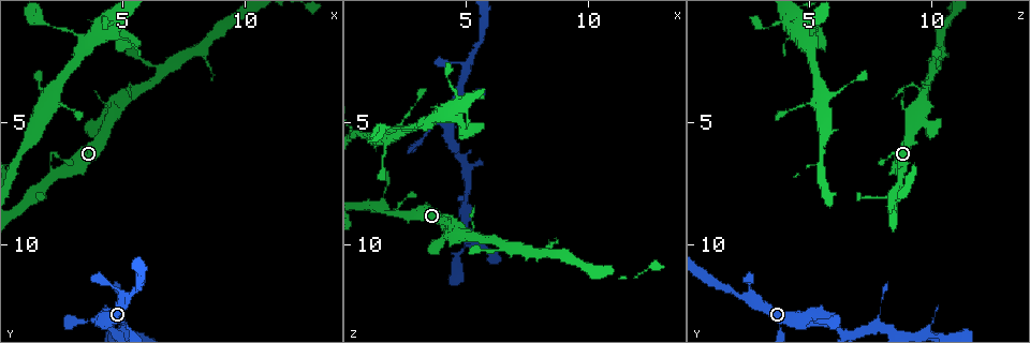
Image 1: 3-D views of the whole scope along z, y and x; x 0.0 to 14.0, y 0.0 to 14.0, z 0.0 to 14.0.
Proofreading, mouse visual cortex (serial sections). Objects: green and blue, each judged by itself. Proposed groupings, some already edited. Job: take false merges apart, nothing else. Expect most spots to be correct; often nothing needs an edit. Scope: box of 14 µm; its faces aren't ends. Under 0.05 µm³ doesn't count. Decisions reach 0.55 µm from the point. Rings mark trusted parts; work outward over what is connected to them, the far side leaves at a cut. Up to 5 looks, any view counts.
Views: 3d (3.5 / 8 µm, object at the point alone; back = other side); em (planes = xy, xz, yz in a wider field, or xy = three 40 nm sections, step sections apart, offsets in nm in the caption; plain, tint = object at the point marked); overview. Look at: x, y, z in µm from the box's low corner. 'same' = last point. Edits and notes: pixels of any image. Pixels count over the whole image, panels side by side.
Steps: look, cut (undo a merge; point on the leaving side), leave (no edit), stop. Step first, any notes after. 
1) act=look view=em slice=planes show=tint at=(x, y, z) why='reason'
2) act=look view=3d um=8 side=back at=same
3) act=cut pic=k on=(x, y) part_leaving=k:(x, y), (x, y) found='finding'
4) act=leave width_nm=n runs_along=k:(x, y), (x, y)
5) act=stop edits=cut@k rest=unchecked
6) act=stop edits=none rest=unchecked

act=look view=3d um=3.5 at=(1.6, 7.9, 8.5)

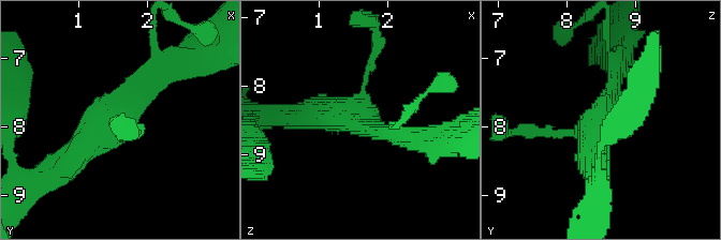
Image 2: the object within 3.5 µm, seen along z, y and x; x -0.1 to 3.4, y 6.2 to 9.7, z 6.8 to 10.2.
act=look view=em slice=xy step=5 show=tint at=(1.55, 7.85, 8.45)

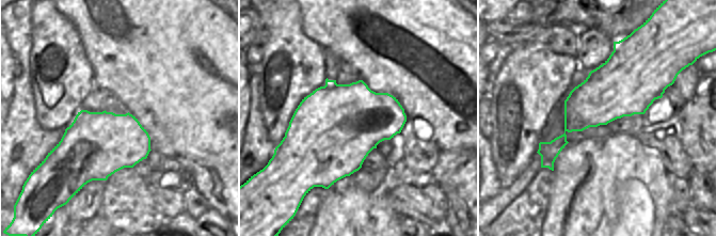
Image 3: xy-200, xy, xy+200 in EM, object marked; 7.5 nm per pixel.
act=leave width_nm=650 runs_along=2:(166, 66), (64, 165) found='continuous, no second cell'

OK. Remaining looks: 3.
act=look view=3d um=8 at=(5.0, 13.3, 7.6) why='calibre changes'

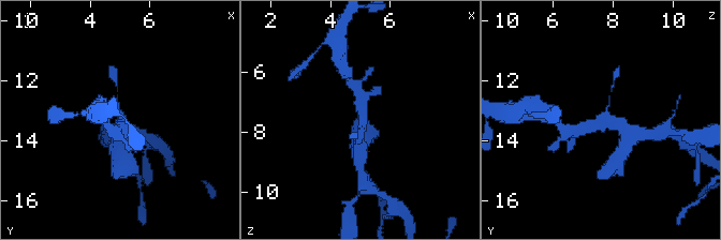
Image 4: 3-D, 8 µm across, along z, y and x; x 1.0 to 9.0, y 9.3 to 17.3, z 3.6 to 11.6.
act=look view=em slice=xy step=1 show=tint at=(5.1, 13.4, 7.7)

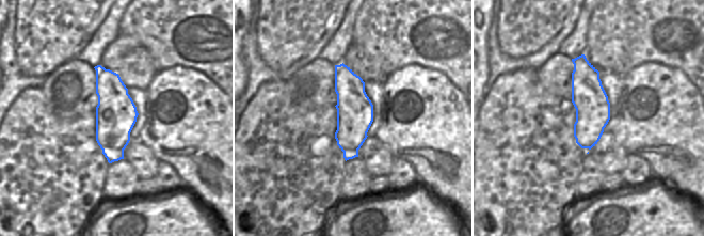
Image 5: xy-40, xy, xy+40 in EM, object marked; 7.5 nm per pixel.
act=leave runs_along=5:(581, 58), (589, 97), (589, 145) found='one cell here'

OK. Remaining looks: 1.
act=stop edits=none rest=unchecked

